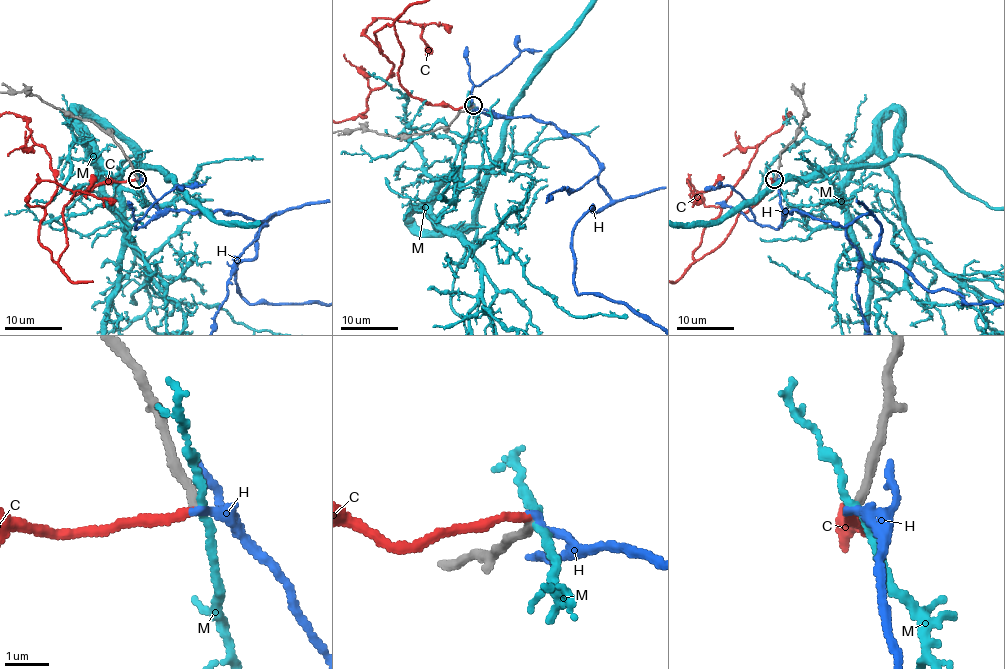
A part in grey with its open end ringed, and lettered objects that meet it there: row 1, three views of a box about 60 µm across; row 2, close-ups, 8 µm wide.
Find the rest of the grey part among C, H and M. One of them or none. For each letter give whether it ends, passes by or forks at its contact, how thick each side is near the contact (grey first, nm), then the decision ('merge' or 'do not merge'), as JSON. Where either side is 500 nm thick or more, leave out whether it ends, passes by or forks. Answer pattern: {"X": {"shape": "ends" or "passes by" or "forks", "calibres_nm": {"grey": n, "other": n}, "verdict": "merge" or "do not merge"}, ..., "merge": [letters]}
{"C": {"shape": "ends", "calibres_nm": {"grey": 200, "other": 190}, "verdict": "merge"}, "H": {"shape": "ends", "calibres_nm": {"grey": 200, "other": 200}, "verdict": "do not merge"}, "M": {"shape": "passes by", "calibres_nm": {"grey": 200, "other": 160}, "verdict": "do not merge"}, "merge": ["C"]}

